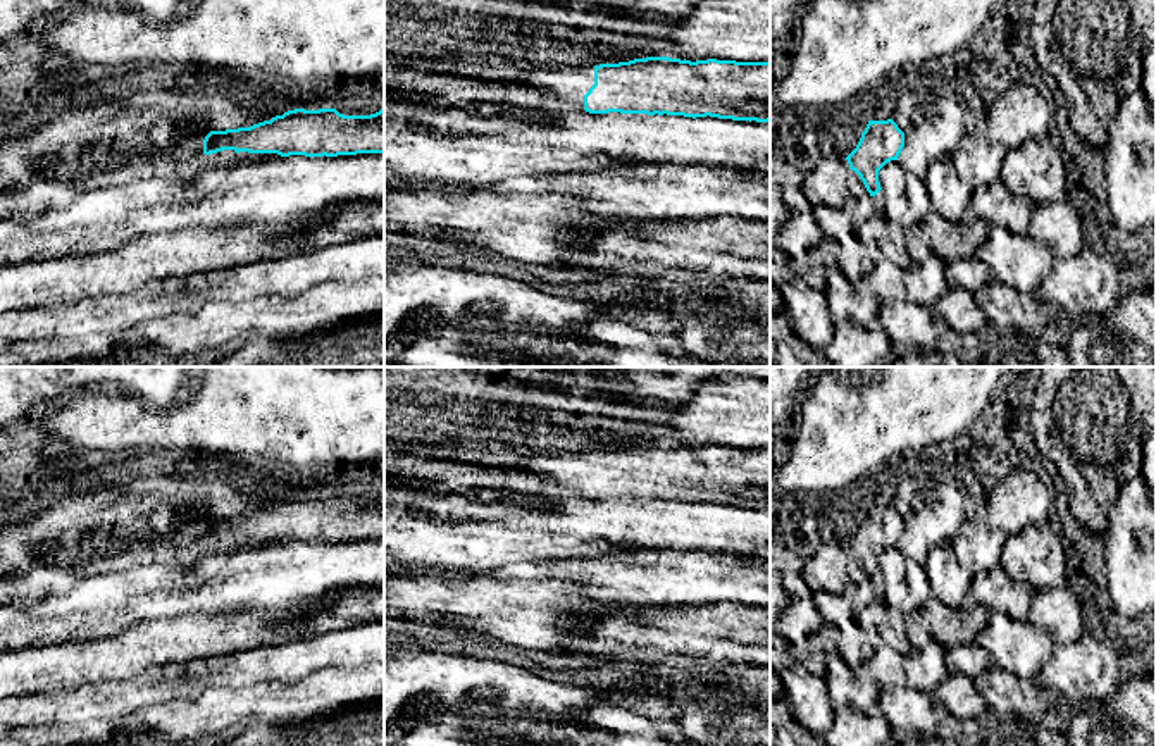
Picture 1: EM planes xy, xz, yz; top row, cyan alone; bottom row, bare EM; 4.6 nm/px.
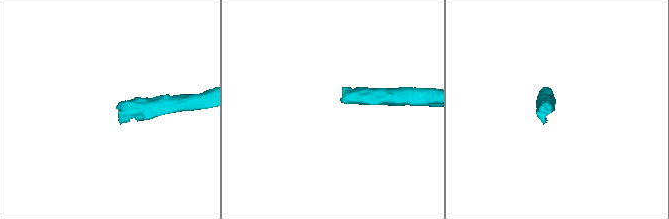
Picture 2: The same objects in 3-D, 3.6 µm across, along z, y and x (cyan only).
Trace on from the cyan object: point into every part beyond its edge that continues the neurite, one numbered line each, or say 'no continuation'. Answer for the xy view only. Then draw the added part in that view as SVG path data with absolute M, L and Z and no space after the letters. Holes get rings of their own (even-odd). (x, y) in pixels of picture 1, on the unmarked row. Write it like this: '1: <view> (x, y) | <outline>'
no continuation

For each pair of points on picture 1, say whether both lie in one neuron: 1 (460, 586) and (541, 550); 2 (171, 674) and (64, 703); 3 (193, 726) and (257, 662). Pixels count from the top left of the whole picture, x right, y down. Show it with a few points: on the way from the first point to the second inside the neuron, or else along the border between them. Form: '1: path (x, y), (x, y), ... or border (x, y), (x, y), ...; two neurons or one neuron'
1: border (453, 571), (488, 574); two neurons
2: path (145, 679), (138, 683), (105, 683), (90, 693); one neuron
3: border (271, 679), (229, 686); two neurons

